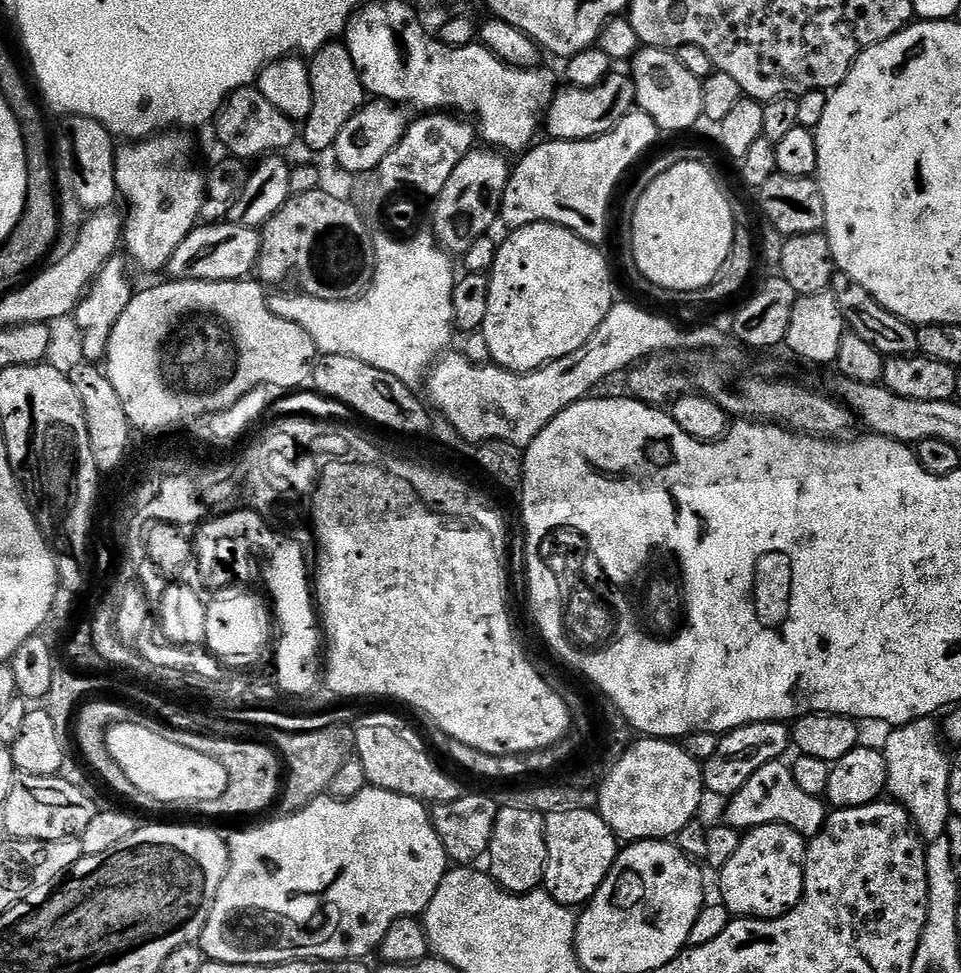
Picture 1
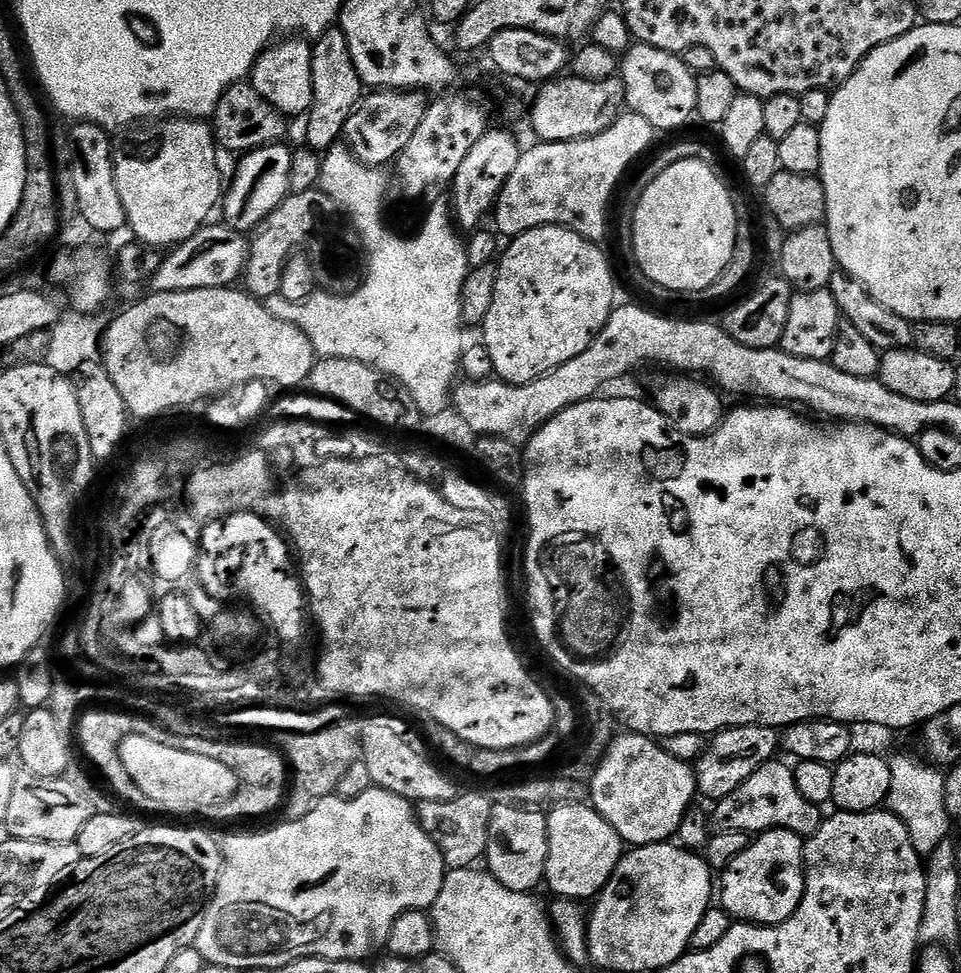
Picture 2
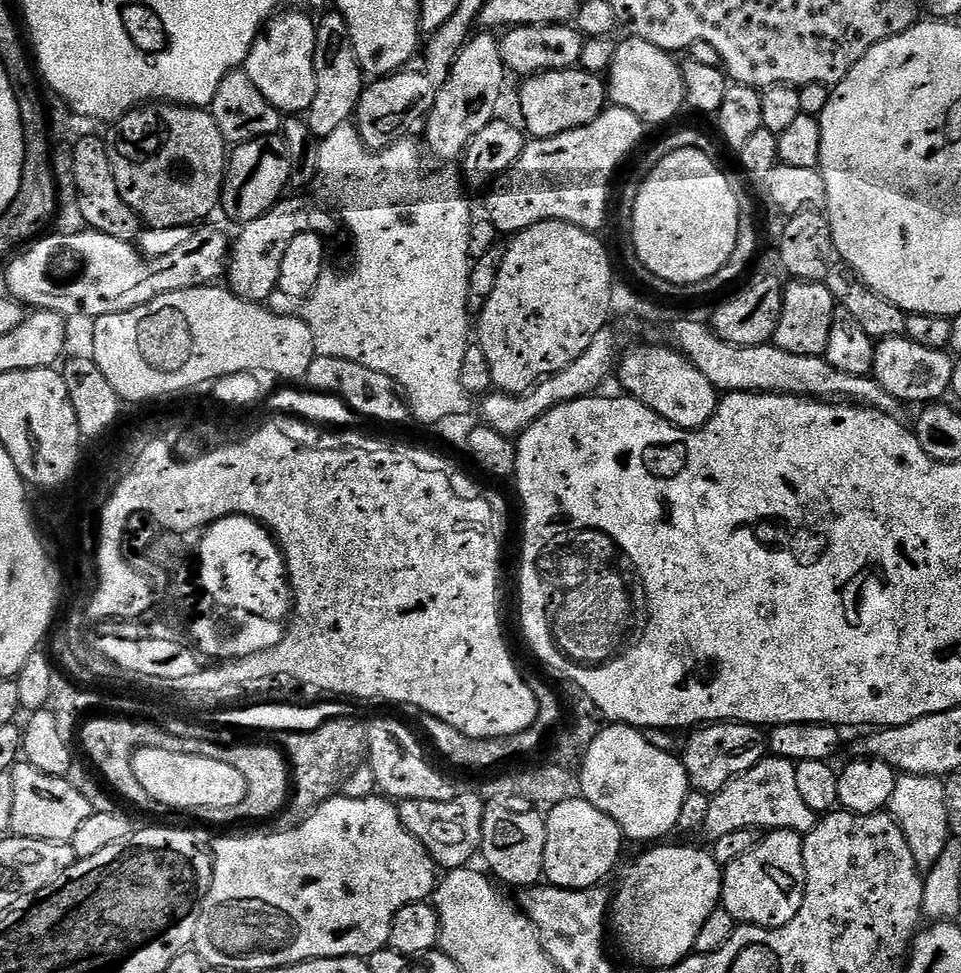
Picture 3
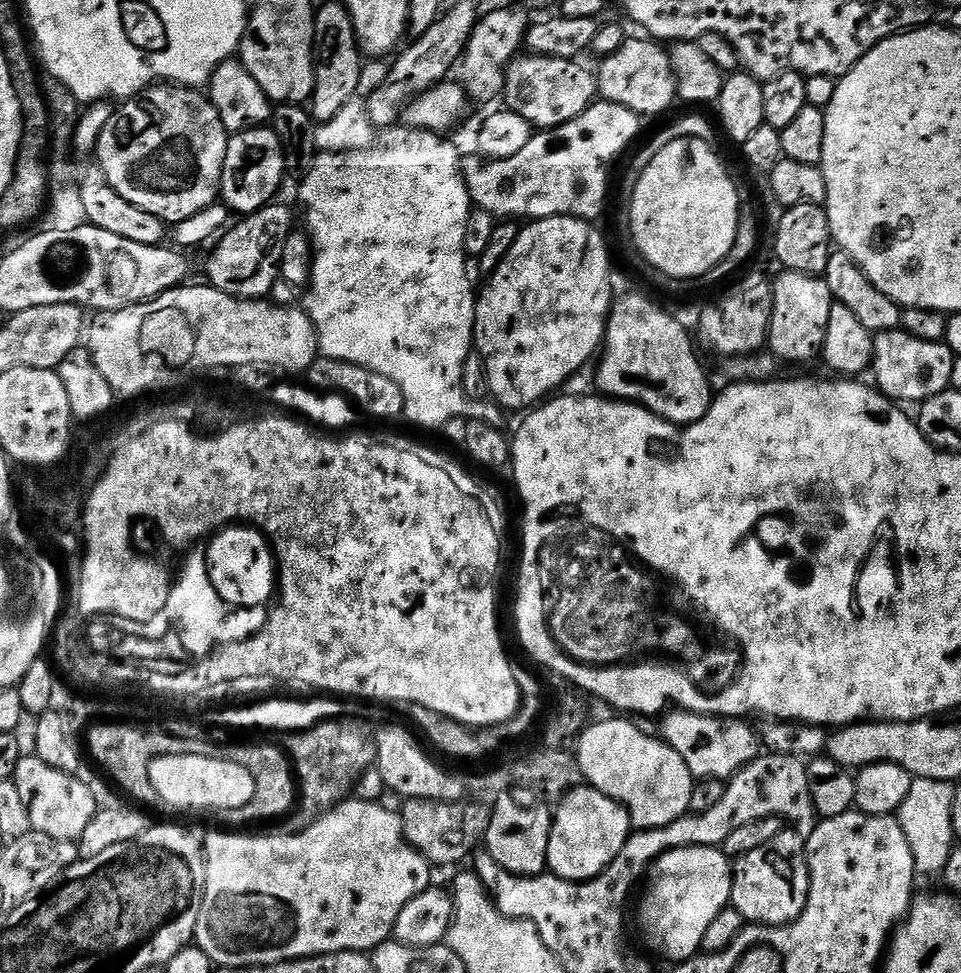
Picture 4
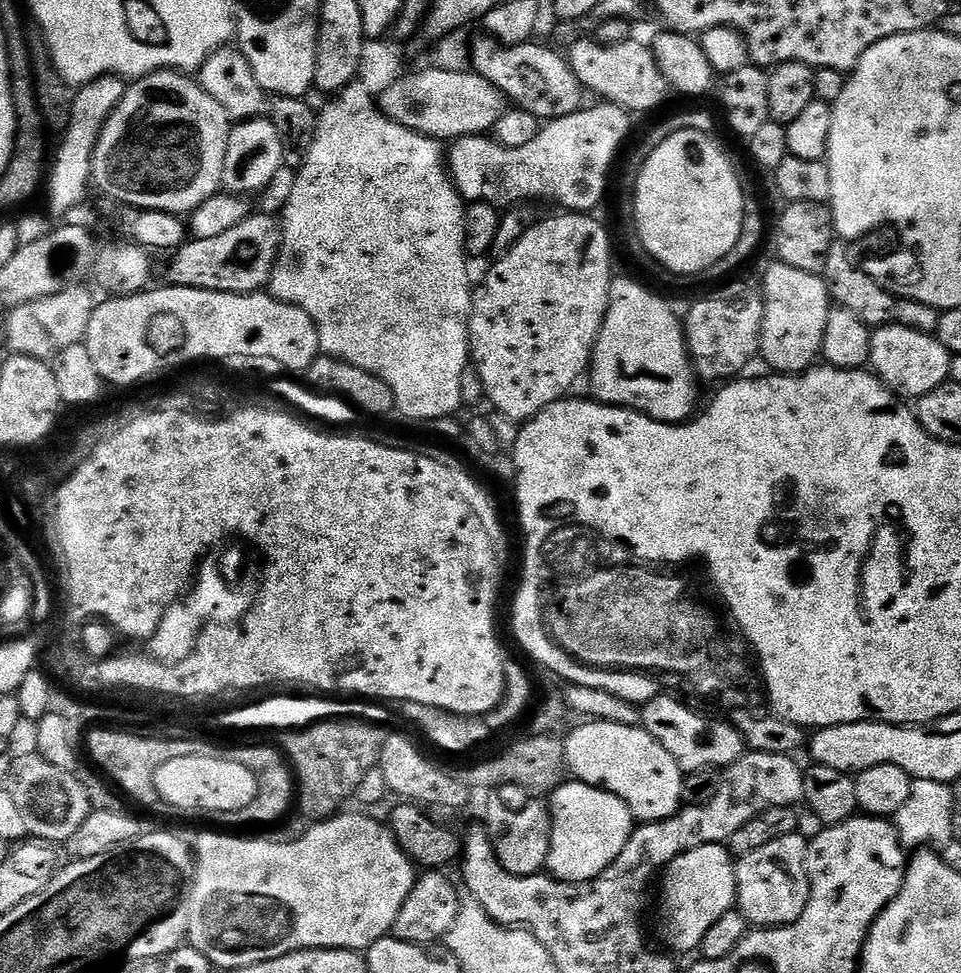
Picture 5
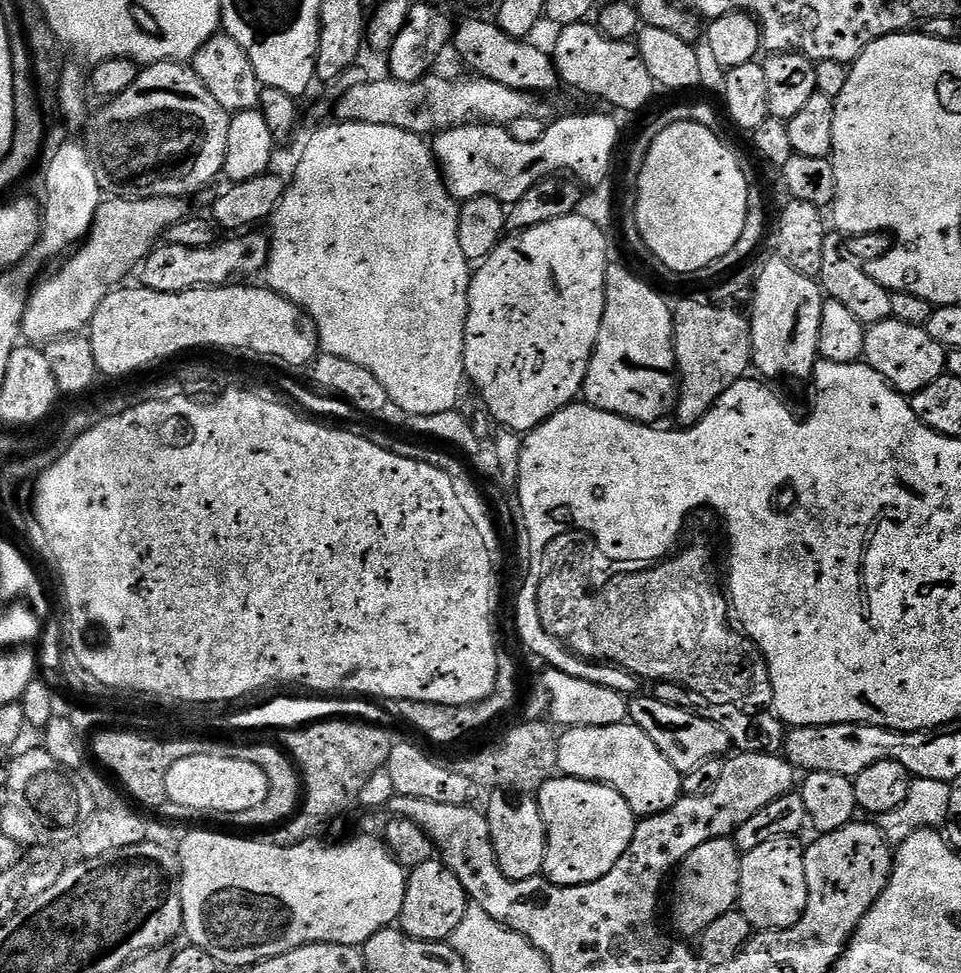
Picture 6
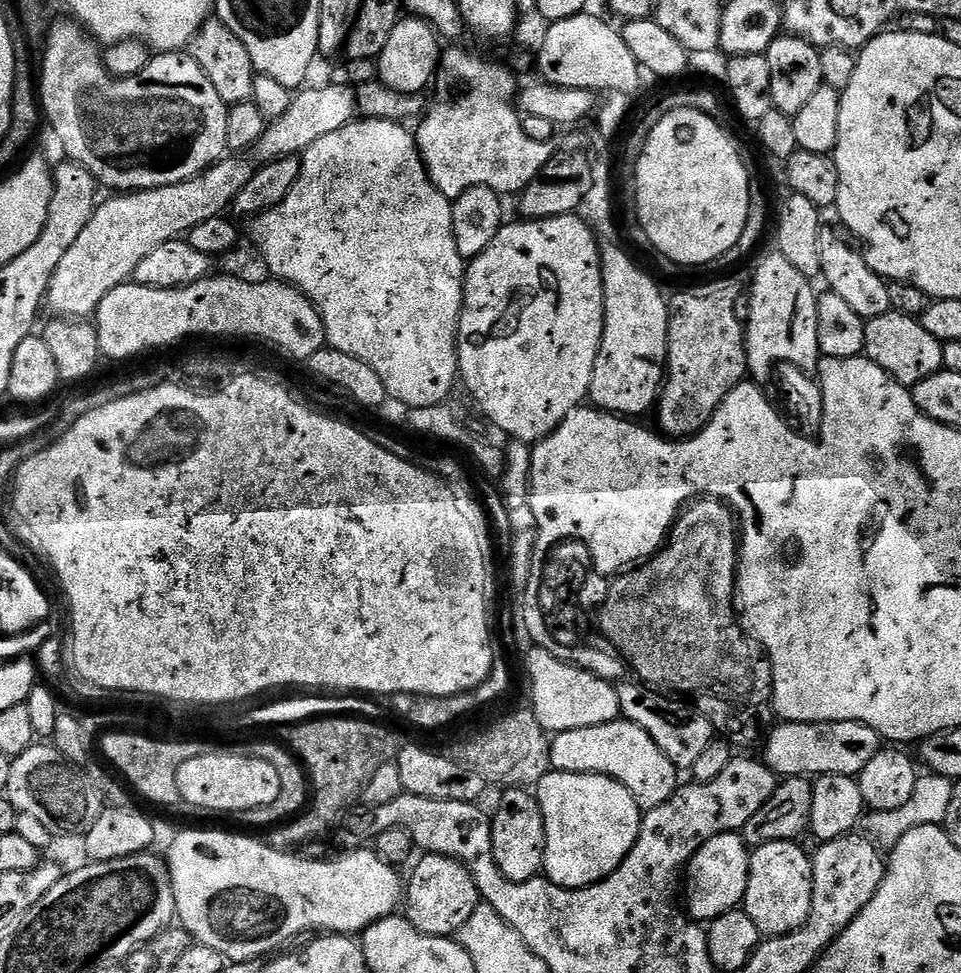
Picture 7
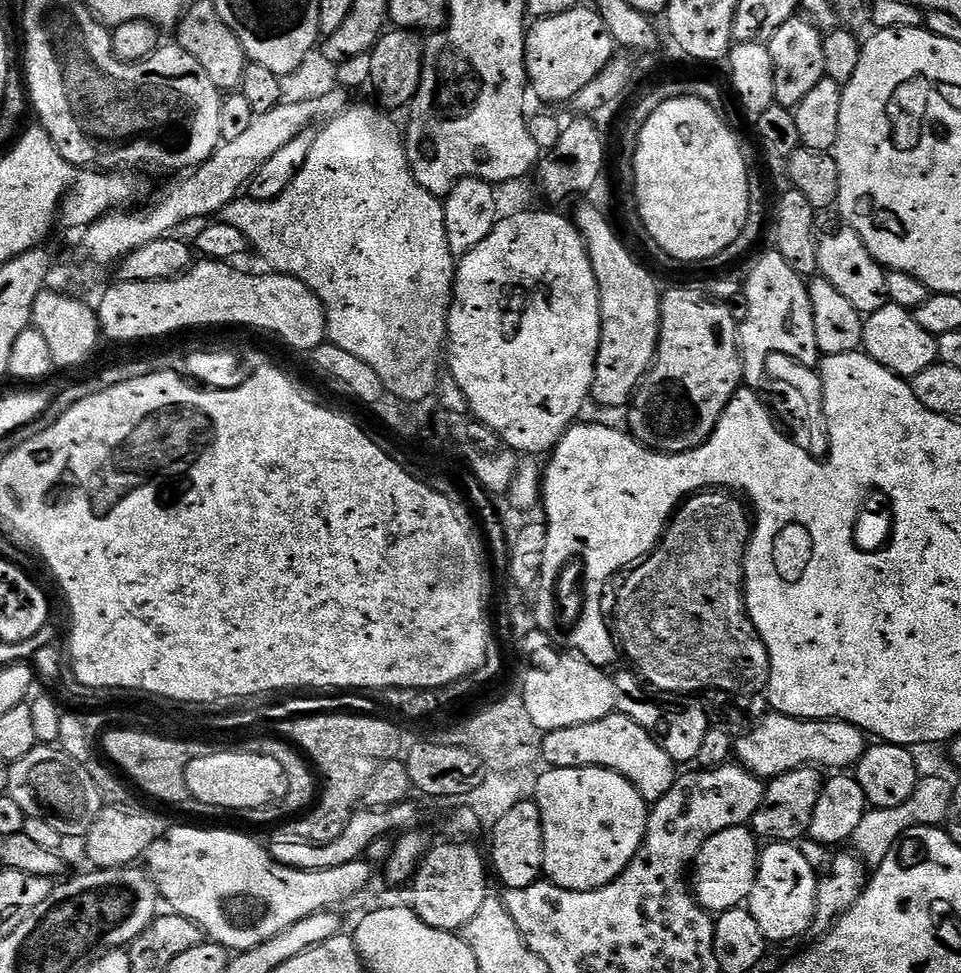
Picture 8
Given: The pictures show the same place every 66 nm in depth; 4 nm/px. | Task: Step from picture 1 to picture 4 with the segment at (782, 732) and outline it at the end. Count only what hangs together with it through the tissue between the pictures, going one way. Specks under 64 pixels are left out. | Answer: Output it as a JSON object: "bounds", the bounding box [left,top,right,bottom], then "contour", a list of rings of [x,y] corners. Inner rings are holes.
{"bounds":[659,710,762,781],"contour":[[[672,710],[659,721],[660,736],[678,754],[697,781],[729,781],[736,773],[762,754],[760,734],[744,720],[727,720],[726,717],[713,714],[703,716],[701,712]]]}

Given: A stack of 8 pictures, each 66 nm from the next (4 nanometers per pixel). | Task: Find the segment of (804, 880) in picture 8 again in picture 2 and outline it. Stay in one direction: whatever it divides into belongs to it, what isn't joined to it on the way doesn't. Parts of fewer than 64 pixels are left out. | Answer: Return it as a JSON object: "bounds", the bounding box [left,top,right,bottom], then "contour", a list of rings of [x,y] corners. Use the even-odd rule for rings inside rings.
{"bounds":[718,828,804,924],"contour":[[[785,828],[759,833],[718,876],[718,904],[733,921],[781,924],[798,910],[804,897],[804,845],[798,834]]]}

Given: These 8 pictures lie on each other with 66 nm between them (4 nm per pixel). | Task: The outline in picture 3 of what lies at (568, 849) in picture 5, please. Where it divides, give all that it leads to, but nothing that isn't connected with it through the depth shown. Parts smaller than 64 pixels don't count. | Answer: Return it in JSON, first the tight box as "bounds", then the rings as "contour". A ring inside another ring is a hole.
{"bounds":[543,798,626,888],"contour":[[[577,798],[561,804],[553,804],[547,809],[546,819],[546,858],[544,859],[543,879],[556,888],[595,888],[605,883],[604,879],[616,868],[620,860],[620,851],[626,845],[622,829],[616,825],[614,818],[602,814],[598,806],[588,800]]]}

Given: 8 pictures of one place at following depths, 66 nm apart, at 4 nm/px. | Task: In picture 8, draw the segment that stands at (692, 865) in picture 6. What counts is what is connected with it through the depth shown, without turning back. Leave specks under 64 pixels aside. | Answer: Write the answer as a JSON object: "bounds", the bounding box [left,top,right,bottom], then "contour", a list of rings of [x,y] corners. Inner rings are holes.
{"bounds":[690,826,761,914],"contour":[[[748,826],[722,830],[711,836],[706,846],[702,846],[702,850],[697,854],[690,872],[690,887],[696,902],[710,914],[741,907],[747,901],[750,890],[754,890],[754,878],[761,851],[756,833]]]}

